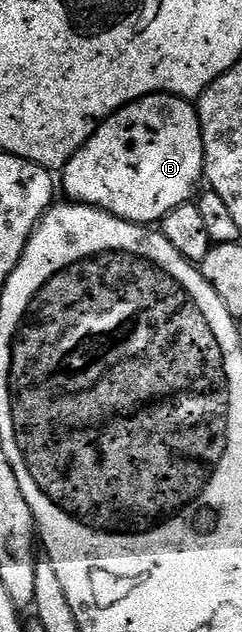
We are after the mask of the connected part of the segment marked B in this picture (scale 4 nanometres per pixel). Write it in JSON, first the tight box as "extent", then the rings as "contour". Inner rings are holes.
{"extent":[59,95,204,225],"contour":[[[148,95],[119,108],[108,119],[103,119],[93,136],[69,158],[60,172],[59,183],[65,186],[69,194],[66,196],[72,202],[98,207],[116,219],[126,219],[128,223],[157,225],[163,216],[171,213],[171,209],[194,198],[198,190],[197,182],[202,182],[204,173],[203,133],[196,106],[177,95]]]}

